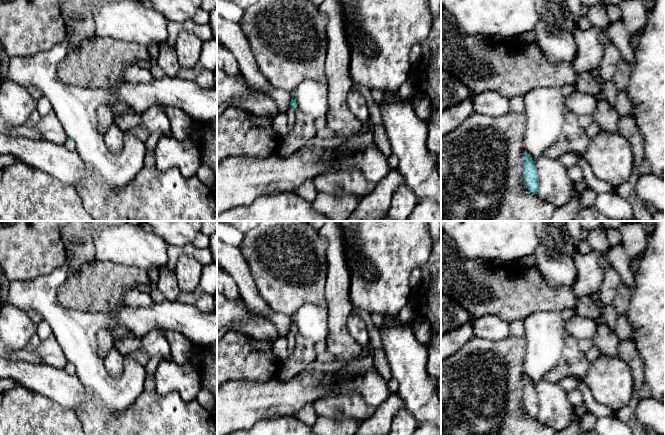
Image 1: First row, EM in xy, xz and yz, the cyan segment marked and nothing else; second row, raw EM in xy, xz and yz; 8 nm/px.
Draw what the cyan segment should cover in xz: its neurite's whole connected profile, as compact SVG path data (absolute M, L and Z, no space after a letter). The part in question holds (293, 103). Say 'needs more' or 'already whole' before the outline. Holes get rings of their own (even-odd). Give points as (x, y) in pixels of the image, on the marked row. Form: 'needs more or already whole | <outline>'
needs more | M294 91L291 92L292 99L290 108L295 111L296 121L288 133L281 137L281 140L274 152L274 155L285 157L303 148L306 143L315 137L317 129L314 126L314 118L304 114L294 99Z

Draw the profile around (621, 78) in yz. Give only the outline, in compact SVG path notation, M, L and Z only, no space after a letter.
M622 57L618 62L617 70L612 79L618 91L627 89L631 77L631 72L632 67L630 66L629 62Z

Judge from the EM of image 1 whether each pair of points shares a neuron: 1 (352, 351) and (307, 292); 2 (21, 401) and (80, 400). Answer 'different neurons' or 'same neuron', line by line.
1: different neurons
2: different neurons

